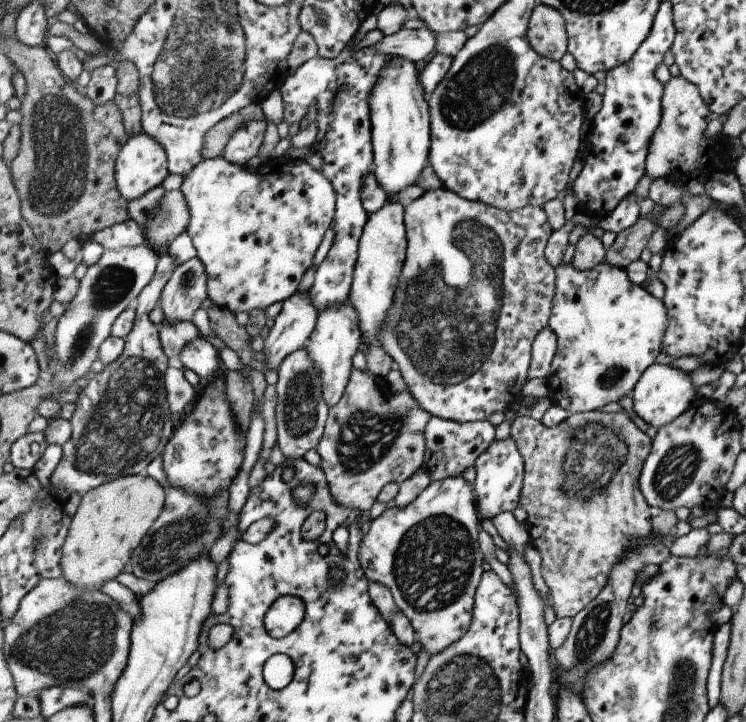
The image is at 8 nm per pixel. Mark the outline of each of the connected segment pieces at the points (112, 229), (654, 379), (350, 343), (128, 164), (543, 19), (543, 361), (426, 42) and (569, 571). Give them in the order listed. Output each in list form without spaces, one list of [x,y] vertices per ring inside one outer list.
[[[135,220],[101,228],[91,236],[91,240],[97,240],[103,244],[105,250],[120,250],[121,248],[136,248],[137,246],[148,244],[146,236],[141,230],[141,226]]]
[[[655,363],[644,373],[644,376],[641,376],[640,383],[636,385],[636,389],[631,394],[634,412],[637,416],[658,429],[663,428],[667,423],[672,423],[677,416],[688,411],[693,396],[695,396],[695,390],[693,390],[693,384],[687,372],[670,365]]]
[[[349,299],[347,304],[341,304],[341,308],[329,308],[321,312],[315,331],[306,345],[309,358],[320,370],[323,398],[330,408],[337,407],[344,399],[345,390],[354,372],[353,356],[361,348],[361,337],[364,334],[361,332],[359,314]]]
[[[143,131],[130,136],[117,160],[116,180],[123,197],[131,202],[163,184],[170,175],[168,153]]]
[[[539,2],[529,22],[528,36],[540,56],[559,61],[568,53],[568,25],[557,8]]]
[[[547,327],[537,336],[532,348],[532,367],[529,370],[529,379],[550,377],[553,362],[558,350],[558,337],[550,327]]]
[[[427,27],[419,30],[402,29],[396,34],[383,36],[372,48],[381,54],[423,62],[437,50],[437,33]]]
[[[623,410],[622,412],[598,412],[587,411],[583,413],[571,414],[567,420],[561,422],[559,426],[550,428],[543,424],[541,420],[525,419],[518,416],[512,423],[512,438],[516,441],[517,448],[520,449],[521,456],[525,460],[525,489],[521,492],[521,506],[527,512],[527,524],[531,529],[531,545],[539,551],[542,559],[542,577],[546,582],[549,591],[549,597],[552,601],[556,619],[559,618],[574,618],[585,609],[587,604],[605,590],[606,586],[612,579],[613,571],[620,566],[625,560],[625,556],[629,556],[629,552],[633,552],[633,546],[637,548],[639,542],[645,538],[657,538],[657,540],[665,540],[665,535],[653,530],[651,525],[651,517],[659,514],[661,508],[651,507],[645,499],[644,493],[641,491],[640,479],[642,471],[648,457],[652,455],[651,438],[639,430],[635,426],[635,422],[631,420],[629,414]]]

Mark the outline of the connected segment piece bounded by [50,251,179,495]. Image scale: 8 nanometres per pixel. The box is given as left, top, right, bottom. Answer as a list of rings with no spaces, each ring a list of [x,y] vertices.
[[[171,252],[159,254],[159,264],[155,270],[153,281],[148,287],[143,288],[143,292],[137,296],[134,303],[137,316],[135,316],[135,327],[125,338],[125,351],[109,366],[96,374],[87,382],[87,386],[82,389],[76,401],[77,409],[71,418],[73,426],[73,436],[68,442],[63,444],[62,459],[56,466],[50,482],[59,488],[69,488],[80,494],[88,494],[95,488],[103,484],[113,482],[128,475],[145,474],[147,466],[162,457],[167,450],[169,440],[173,438],[175,429],[175,418],[171,414],[169,402],[167,402],[167,390],[165,390],[165,372],[169,370],[169,356],[165,354],[160,340],[159,325],[151,320],[151,312],[160,304],[165,286],[172,280],[173,272],[176,272],[179,264],[171,256]]]

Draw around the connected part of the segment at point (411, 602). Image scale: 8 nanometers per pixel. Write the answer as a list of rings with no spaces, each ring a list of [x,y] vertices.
[[[457,477],[445,478],[443,481],[435,480],[413,504],[409,504],[409,506],[405,506],[405,508],[399,508],[395,505],[383,512],[380,517],[377,517],[372,522],[369,532],[367,532],[363,538],[360,560],[368,580],[381,582],[381,584],[385,584],[385,586],[391,590],[397,607],[411,620],[411,624],[413,624],[413,628],[415,628],[417,638],[422,648],[427,650],[430,656],[443,652],[445,648],[449,648],[449,644],[456,644],[457,640],[461,640],[461,638],[469,632],[469,628],[471,628],[471,624],[473,623],[473,612],[476,609],[477,588],[480,587],[481,580],[485,573],[485,570],[483,570],[485,556],[483,556],[483,552],[481,552],[481,548],[479,548],[480,519],[479,516],[477,516],[478,502],[474,500],[474,498],[476,498],[476,490],[465,478]]]

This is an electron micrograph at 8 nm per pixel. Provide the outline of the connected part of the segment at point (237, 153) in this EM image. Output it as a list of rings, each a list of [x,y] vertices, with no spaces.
[[[263,120],[241,127],[225,148],[224,158],[227,158],[231,164],[246,167],[261,152],[267,133],[267,122]]]

